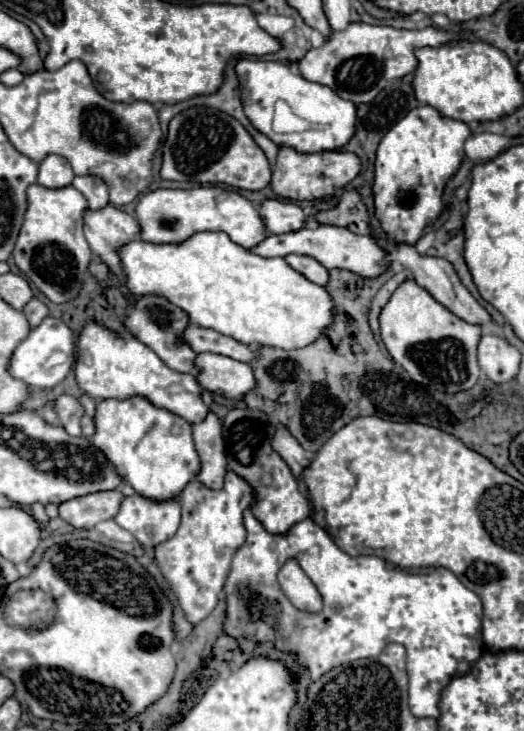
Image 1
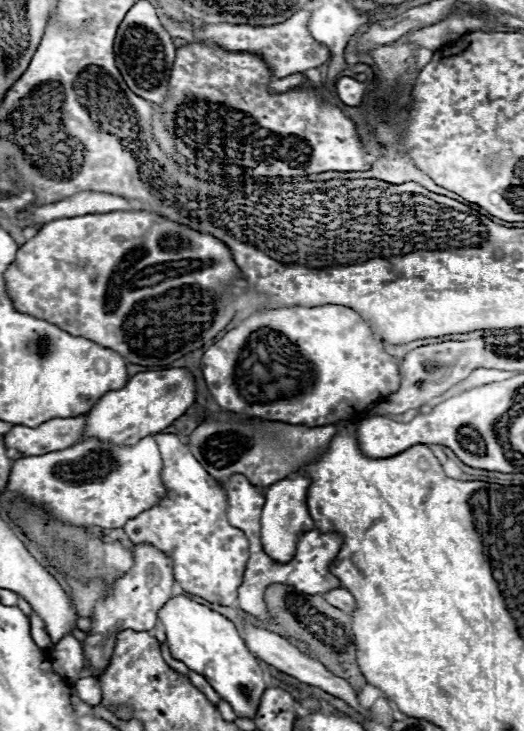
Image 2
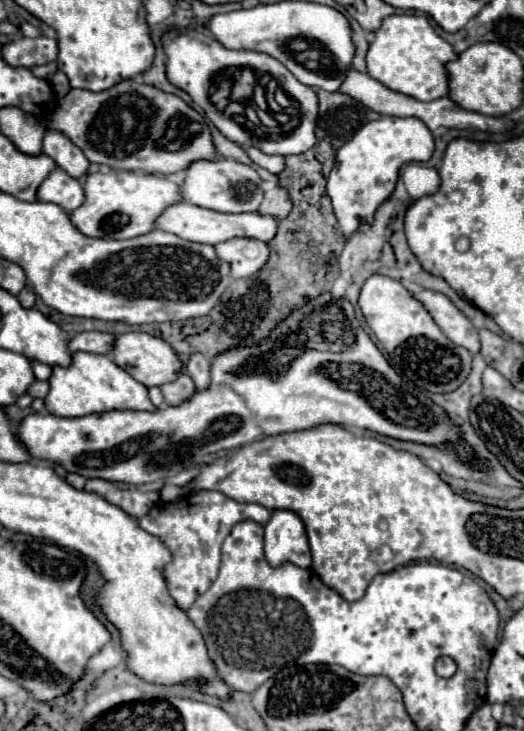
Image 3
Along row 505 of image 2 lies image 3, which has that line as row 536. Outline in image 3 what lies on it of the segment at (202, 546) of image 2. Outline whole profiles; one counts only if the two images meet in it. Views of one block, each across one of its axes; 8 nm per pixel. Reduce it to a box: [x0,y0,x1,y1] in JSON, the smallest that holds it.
[138,490,270,610]

